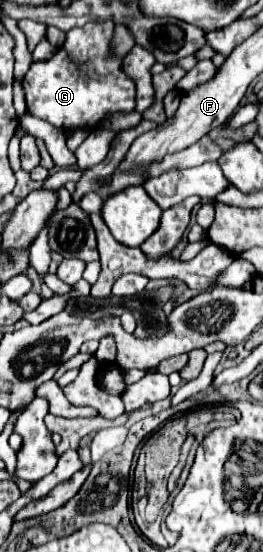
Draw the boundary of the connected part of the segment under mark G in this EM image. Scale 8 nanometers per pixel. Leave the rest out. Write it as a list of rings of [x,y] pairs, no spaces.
[[[97,21],[67,31],[65,43],[71,43],[71,57],[59,47],[51,59],[31,63],[25,79],[27,109],[59,129],[97,129],[113,113],[135,111],[135,81],[123,71],[123,55],[115,55],[111,41],[115,21]]]

